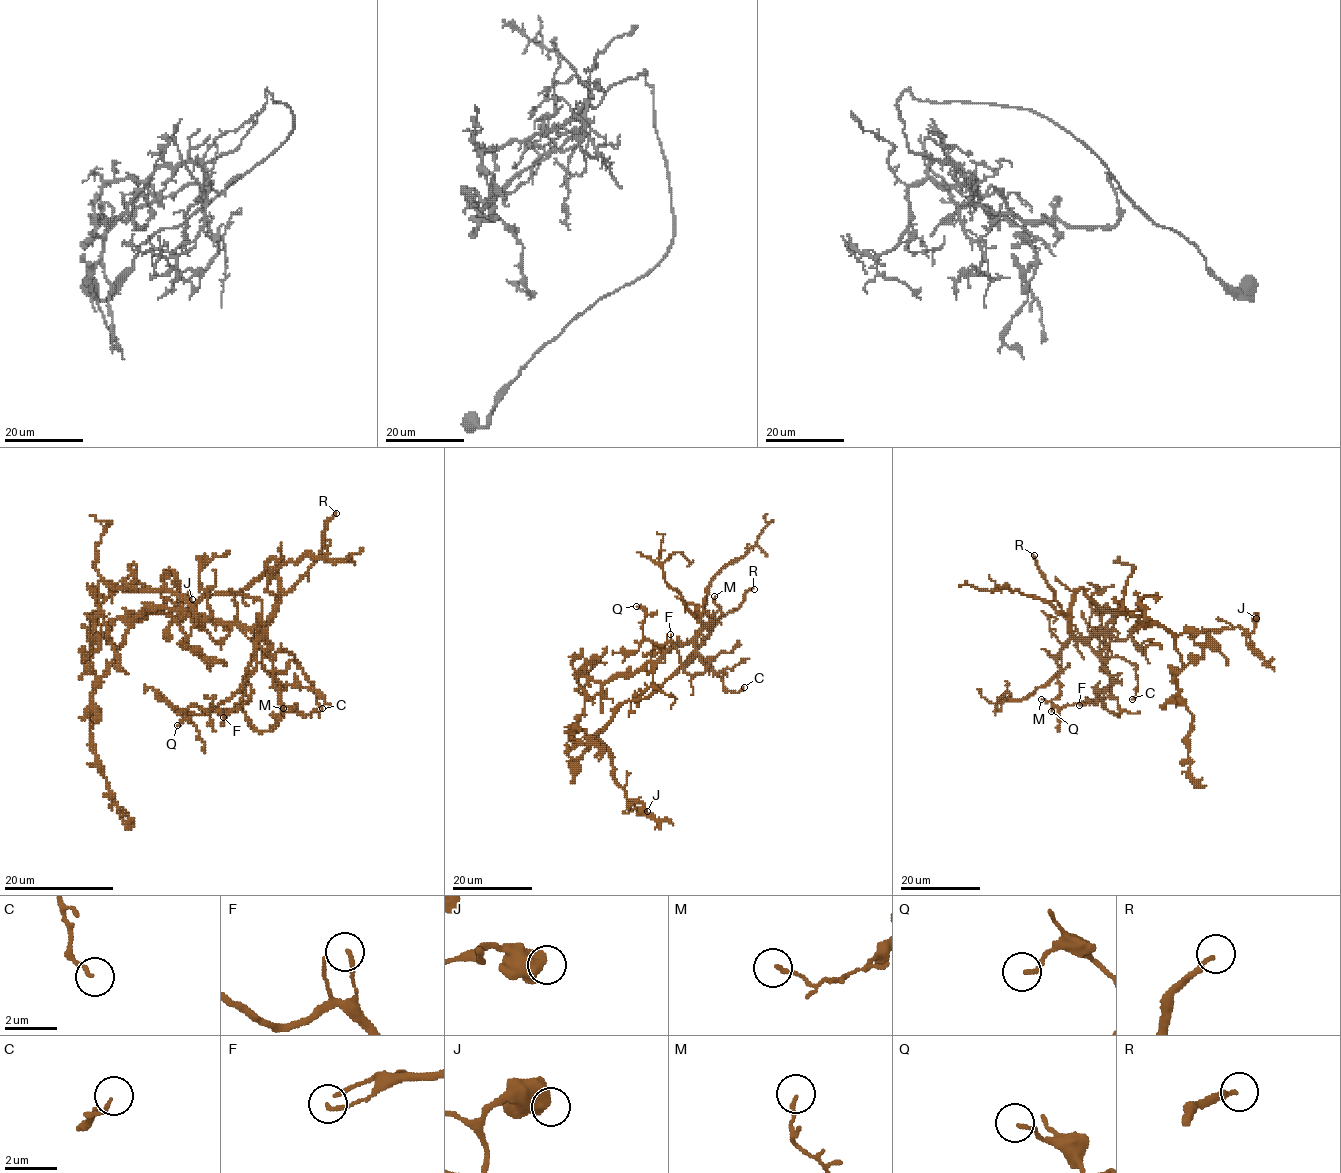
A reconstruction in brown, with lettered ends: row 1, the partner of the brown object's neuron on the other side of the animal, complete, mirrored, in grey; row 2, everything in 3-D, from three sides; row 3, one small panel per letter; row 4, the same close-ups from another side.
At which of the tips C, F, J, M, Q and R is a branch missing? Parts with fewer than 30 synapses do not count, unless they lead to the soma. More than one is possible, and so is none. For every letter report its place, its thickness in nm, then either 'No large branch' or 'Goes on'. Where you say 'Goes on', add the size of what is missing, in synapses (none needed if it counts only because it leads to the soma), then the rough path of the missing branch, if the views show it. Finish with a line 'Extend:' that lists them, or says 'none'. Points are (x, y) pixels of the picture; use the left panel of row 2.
C: Place: (322, 708). Thickness 130 nm. No large branch
F: Place: (223, 717). Thickness 140 nm. No large branch
J: Place: (192, 599). Thickness 700 nm. No large branch
M: Place: (283, 708). Thickness 130 nm. No large branch
Q: Place: (177, 725). Thickness 130 nm. No large branch
R: Place: (336, 513). Thickness 190 nm. Goes on. Course of what is missing: (336, 513), (425, 590), (425, 632), (373, 707), (310, 723), (242, 774), (209, 813), (211, 865)
Extend: R

